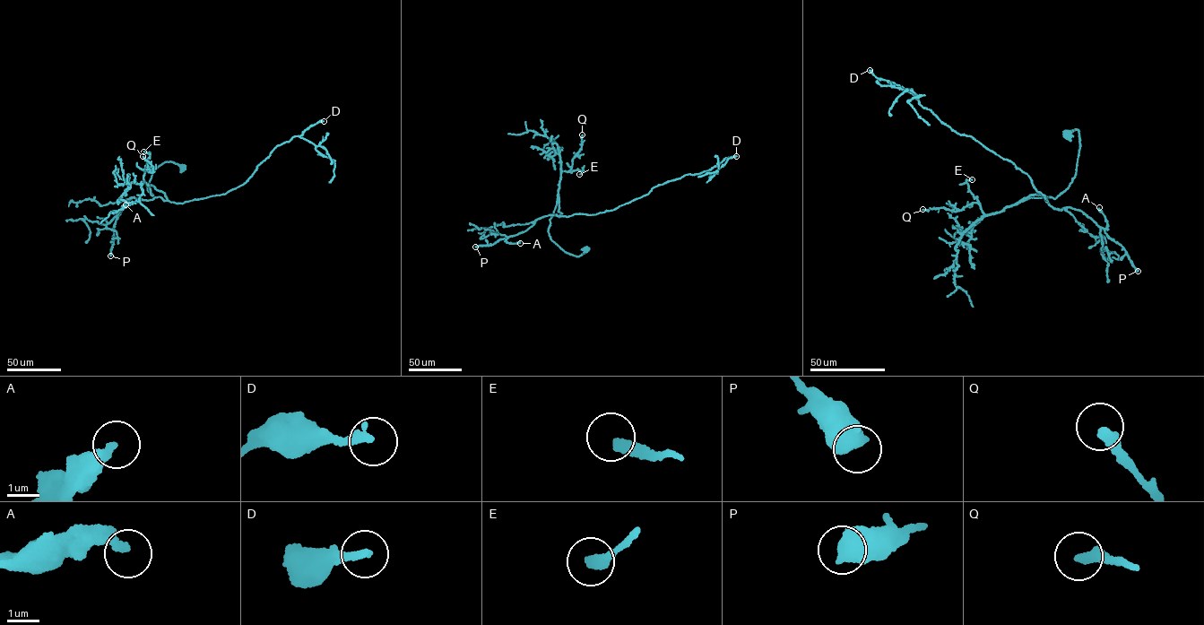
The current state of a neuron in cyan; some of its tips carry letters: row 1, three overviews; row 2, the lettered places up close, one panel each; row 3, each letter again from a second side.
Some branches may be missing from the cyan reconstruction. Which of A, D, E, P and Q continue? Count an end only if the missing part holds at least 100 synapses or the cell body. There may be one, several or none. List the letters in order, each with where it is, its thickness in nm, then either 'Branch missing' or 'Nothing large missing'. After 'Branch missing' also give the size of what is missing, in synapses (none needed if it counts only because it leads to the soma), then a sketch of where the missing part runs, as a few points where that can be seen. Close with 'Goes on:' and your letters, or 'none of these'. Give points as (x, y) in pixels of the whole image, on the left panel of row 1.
A: Place: (125, 204). Thickness 360 nm. Nothing large missing
D: Place: (324, 121). Thickness 240 nm. Nothing large missing
E: Place: (143, 151). Thickness 360 nm. Nothing large missing
P: Place: (110, 256). Thickness 750 nm. Nothing large missing
Q: Place: (142, 156). Thickness 340 nm. Nothing large missing
Goes on: none of these

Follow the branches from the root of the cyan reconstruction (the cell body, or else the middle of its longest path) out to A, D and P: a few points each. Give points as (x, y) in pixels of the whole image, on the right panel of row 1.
A: (1068, 134), (1078, 130), (1080, 143), (1068, 187), (1016, 203), (1039, 193), (1104, 229), (1099, 207)
D: (1068, 134), (1078, 130), (1080, 143), (1068, 187), (1016, 203), (1046, 197), (1011, 161), (870, 70)
P: (1068, 134), (1078, 130), (1080, 143), (1068, 187), (1016, 203), (1039, 193), (1054, 209), (1081, 211), (1138, 271)

